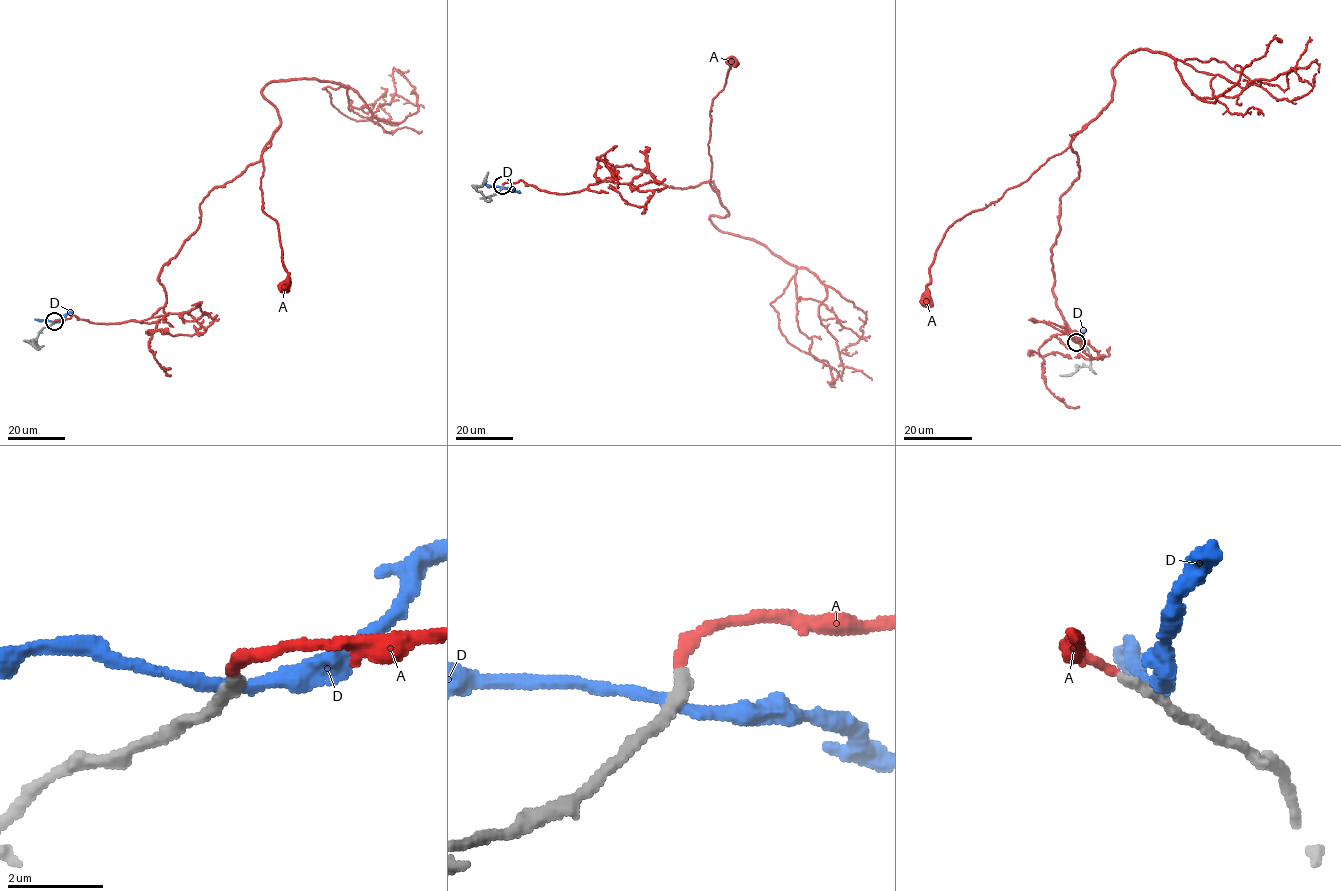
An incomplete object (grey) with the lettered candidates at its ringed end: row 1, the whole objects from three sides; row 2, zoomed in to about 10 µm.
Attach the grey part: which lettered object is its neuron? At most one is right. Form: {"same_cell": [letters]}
{"same_cell": ["A"]}

